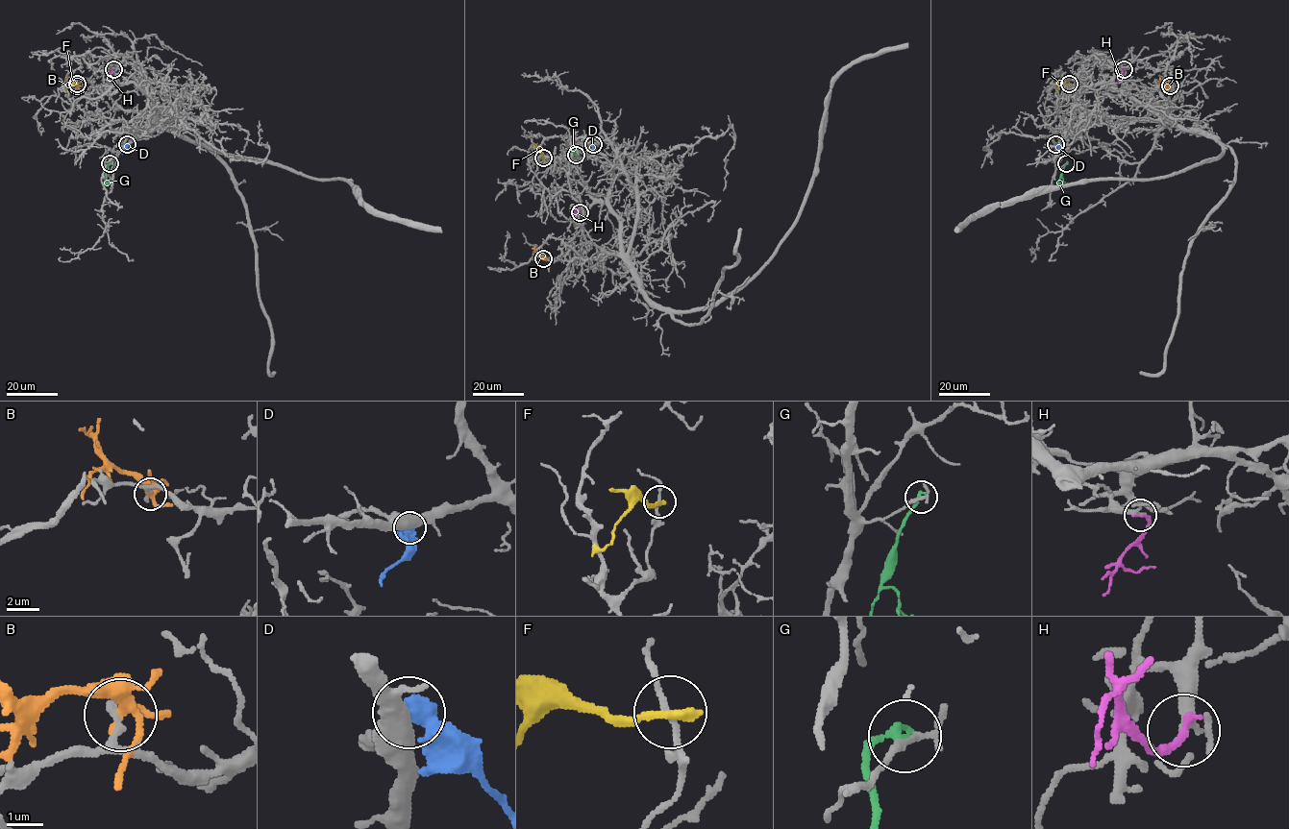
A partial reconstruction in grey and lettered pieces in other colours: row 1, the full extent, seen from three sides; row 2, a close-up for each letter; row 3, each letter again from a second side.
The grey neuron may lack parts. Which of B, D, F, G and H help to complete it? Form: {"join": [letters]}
{"join": ["H"]}

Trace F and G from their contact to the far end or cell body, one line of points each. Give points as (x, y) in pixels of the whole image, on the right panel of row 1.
F: (1069, 84), (1060, 83), (1057, 92)
G: (1066, 163), (1058, 183), (1060, 182)

